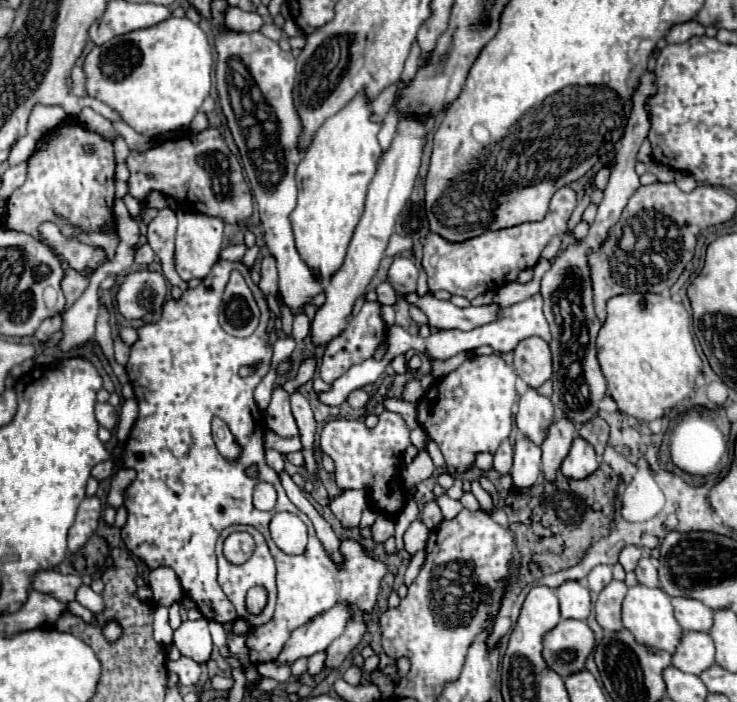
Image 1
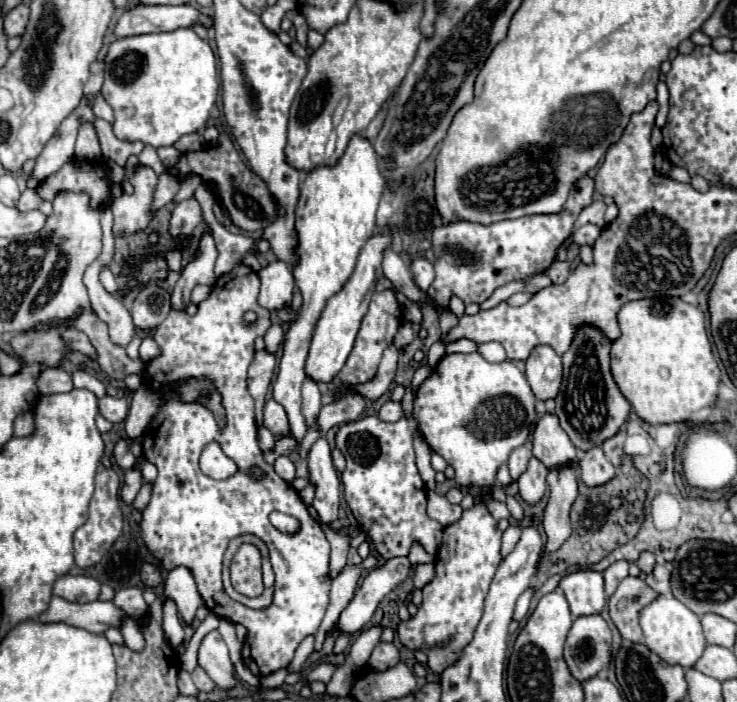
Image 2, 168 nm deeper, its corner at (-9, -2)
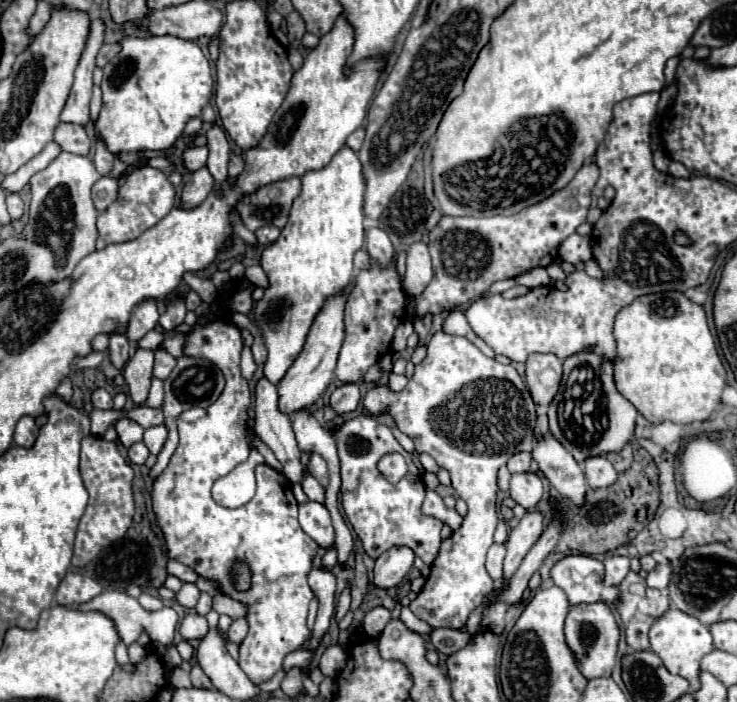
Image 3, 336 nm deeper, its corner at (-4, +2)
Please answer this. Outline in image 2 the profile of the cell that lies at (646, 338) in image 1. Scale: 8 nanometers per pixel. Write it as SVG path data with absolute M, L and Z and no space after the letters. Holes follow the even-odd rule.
M678 297L628 301L618 311L622 335L612 341L612 375L636 415L650 423L680 423L718 397L720 369L704 327L704 313Z

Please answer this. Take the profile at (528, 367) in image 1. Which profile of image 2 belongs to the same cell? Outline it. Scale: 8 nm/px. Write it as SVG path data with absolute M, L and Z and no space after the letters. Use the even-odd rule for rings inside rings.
M538 345L526 359L526 377L536 399L556 397L562 383L562 361L550 345Z

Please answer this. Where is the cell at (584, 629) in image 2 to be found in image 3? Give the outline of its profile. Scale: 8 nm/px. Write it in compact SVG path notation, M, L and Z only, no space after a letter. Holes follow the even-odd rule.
M597 601L597 603L581 603L573 605L569 609L567 621L565 621L565 637L569 649L575 653L579 661L579 669L587 679L595 677L609 677L615 659L617 659L617 645L619 645L619 625L615 621L613 611L609 609L607 603Z

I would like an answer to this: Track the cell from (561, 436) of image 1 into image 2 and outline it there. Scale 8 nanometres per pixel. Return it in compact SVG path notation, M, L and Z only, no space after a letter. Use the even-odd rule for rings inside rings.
M552 469L548 473L548 485L550 485L550 499L548 499L548 505L544 509L544 531L548 535L548 543L546 543L546 551L556 551L572 533L570 529L570 519L568 519L568 513L570 513L570 507L576 499L576 493L578 493L578 469Z

